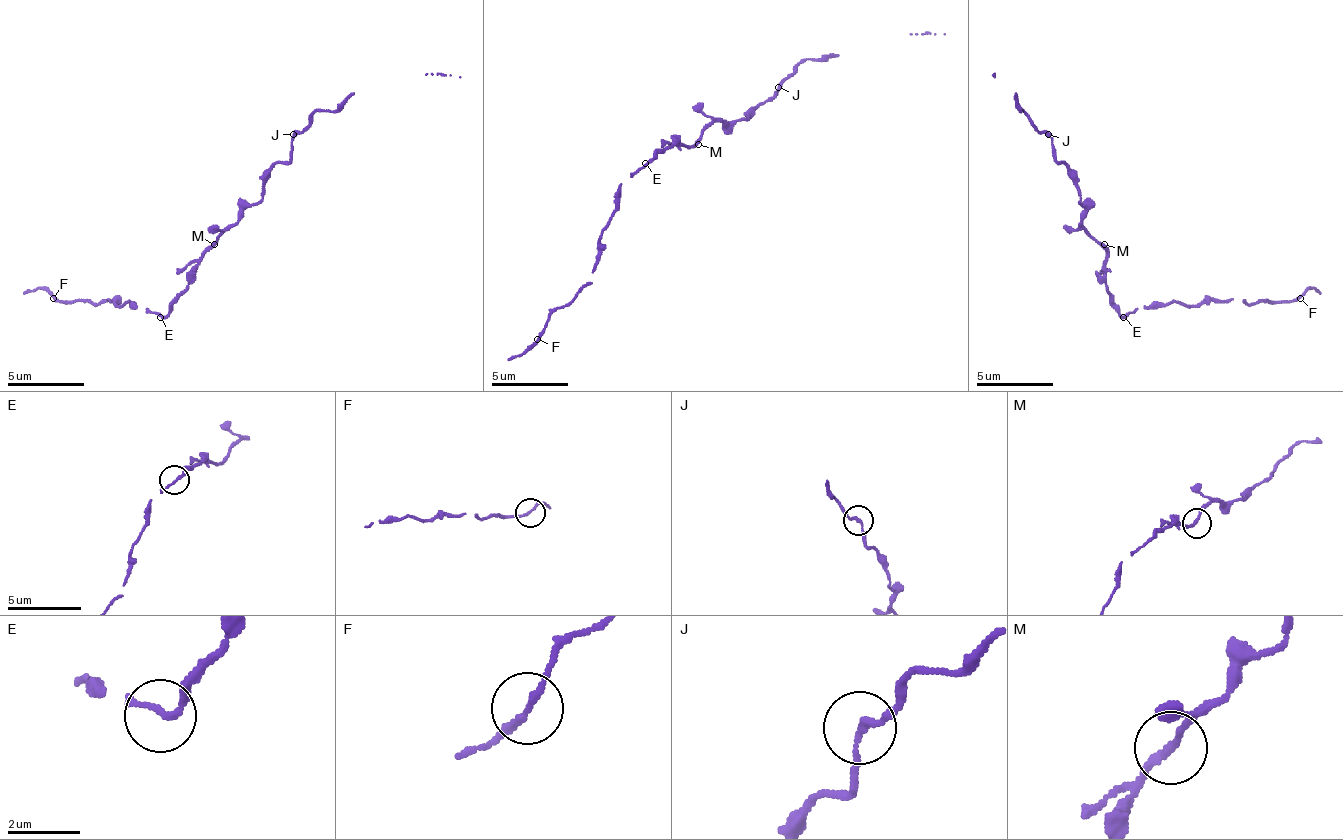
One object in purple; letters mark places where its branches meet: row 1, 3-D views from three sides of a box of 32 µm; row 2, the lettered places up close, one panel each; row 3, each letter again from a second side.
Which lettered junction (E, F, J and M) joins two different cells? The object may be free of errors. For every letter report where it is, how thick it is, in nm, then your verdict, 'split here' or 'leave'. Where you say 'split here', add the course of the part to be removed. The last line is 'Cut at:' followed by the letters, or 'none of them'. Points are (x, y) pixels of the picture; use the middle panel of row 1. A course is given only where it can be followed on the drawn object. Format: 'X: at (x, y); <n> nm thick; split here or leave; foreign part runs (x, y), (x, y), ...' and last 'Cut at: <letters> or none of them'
E: at (645, 163); 170 nm thick; leave
F: at (537, 339); 170 nm thick; leave
J: at (778, 87); 170 nm thick; leave
M: at (698, 144); 190 nm thick; leave
Cut at: none of them

